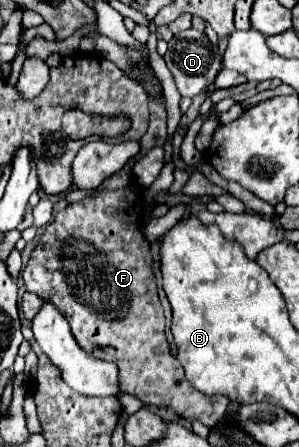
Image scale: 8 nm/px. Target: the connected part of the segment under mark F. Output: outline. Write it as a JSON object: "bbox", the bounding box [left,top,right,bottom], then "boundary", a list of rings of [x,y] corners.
{"bbox":[23,102,231,428],"boundary":[[[149,102],[151,122],[141,138],[139,156],[105,180],[93,198],[85,198],[57,212],[23,268],[23,280],[29,292],[39,294],[59,308],[77,344],[87,354],[119,366],[121,388],[127,394],[137,396],[145,406],[167,408],[179,418],[199,420],[211,428],[227,412],[231,400],[223,394],[207,396],[195,392],[179,360],[171,354],[165,336],[165,314],[151,270],[149,244],[139,234],[143,226],[143,200],[131,168],[147,150],[163,146],[167,138],[165,102]]]}

